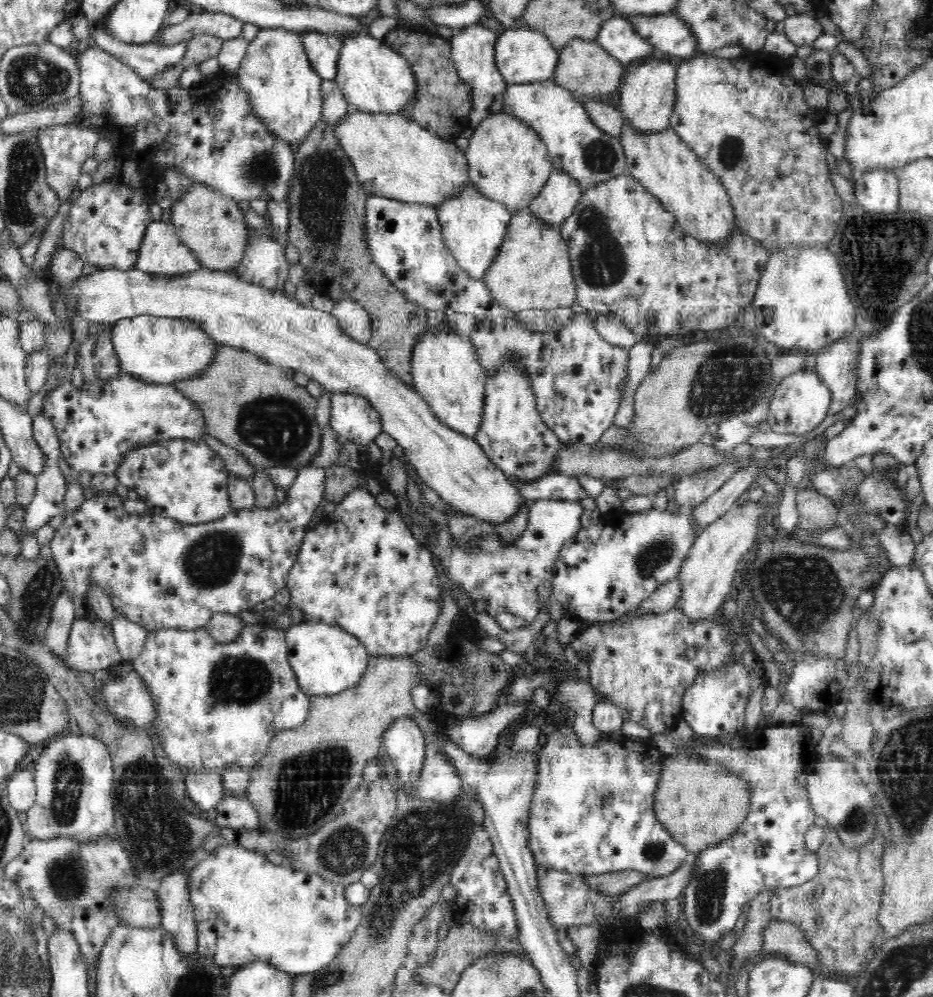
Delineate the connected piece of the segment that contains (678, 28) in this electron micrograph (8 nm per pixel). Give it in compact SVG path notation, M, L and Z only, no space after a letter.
M674 12L664 15L624 17L630 23L634 23L640 35L666 54L687 59L697 50L697 40L693 37L690 27L675 16Z

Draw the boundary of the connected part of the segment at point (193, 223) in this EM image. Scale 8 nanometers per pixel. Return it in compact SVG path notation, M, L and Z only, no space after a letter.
M193 183L173 202L171 211L171 223L176 227L181 242L193 250L200 265L212 271L231 272L238 268L246 254L248 233L252 230L238 202L206 185Z

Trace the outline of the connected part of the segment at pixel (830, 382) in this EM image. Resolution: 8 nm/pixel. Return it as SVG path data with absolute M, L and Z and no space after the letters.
M852 334L848 339L839 340L832 347L815 354L815 372L831 389L831 410L828 414L838 414L854 402L857 382L857 350L860 337Z

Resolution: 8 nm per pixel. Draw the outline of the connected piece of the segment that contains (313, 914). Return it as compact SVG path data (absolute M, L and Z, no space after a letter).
M218 845L192 870L192 880L187 877L187 886L196 919L201 962L214 962L219 967L262 962L289 974L316 972L330 966L338 952L350 942L363 918L361 907L348 902L341 884L328 882L315 872L294 869L286 863L274 865L262 853L242 845Z

